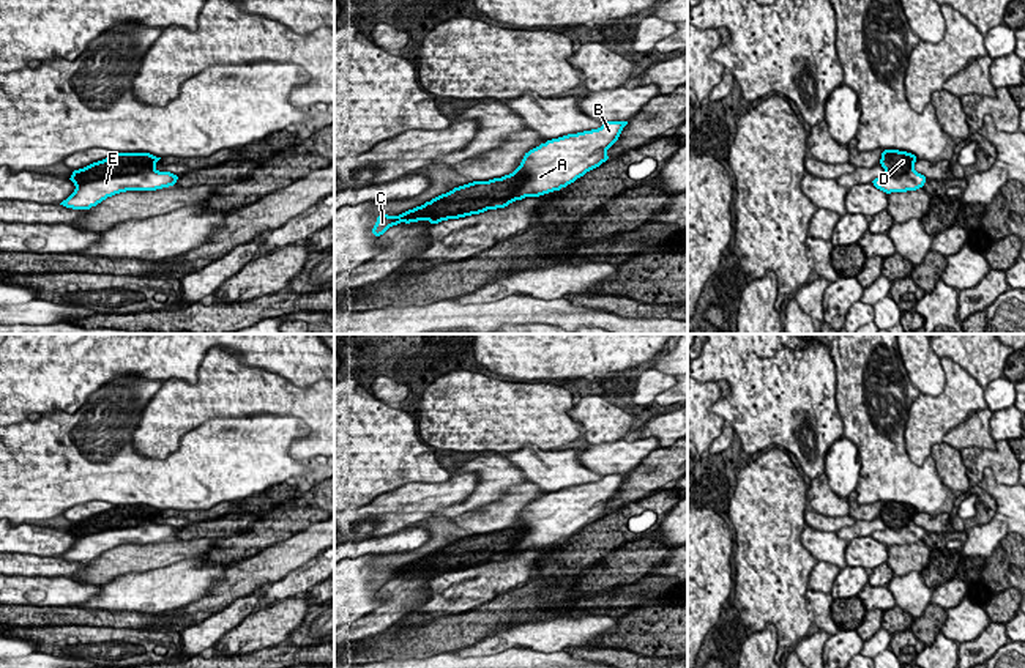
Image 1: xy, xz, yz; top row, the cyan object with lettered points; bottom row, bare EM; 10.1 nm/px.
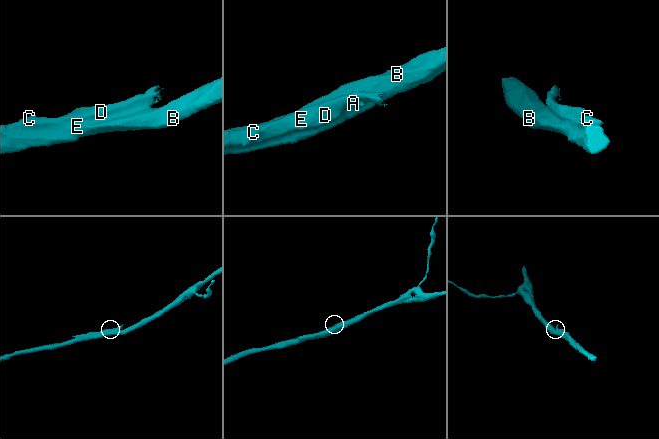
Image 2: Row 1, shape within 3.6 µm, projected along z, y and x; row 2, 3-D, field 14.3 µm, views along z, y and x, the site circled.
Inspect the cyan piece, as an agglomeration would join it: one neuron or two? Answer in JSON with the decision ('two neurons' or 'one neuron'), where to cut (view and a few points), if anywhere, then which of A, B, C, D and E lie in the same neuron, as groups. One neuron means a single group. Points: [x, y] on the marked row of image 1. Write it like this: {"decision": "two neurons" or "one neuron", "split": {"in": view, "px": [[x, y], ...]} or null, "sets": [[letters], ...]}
{"decision": "two neurons", "split": {"in": "xz", "px": [[524, 177], [510, 202], [494, 202], [489, 207]]}, "sets": [["A", "B", "C", "E"], ["D"]]}

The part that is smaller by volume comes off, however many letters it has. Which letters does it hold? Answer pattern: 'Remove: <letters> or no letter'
Remove: D

